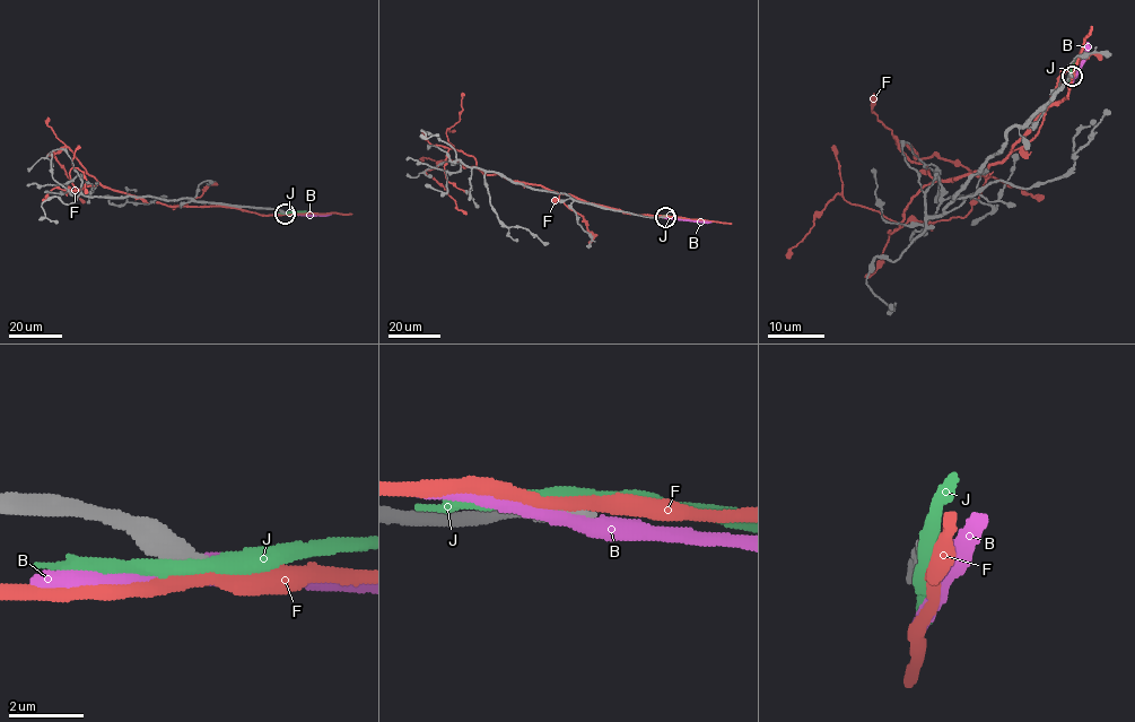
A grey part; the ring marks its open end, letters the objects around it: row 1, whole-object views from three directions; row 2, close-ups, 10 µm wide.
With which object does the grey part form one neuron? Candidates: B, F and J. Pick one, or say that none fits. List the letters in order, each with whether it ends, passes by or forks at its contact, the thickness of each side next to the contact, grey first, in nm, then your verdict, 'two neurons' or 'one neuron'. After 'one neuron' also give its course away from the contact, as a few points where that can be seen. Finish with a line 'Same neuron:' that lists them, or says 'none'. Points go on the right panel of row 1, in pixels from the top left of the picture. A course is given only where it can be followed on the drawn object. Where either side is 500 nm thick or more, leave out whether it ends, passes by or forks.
B: it passes by; 480 nm thick on the grey side, 440 nm on the other; two neurons
F: it passes by; 440 nm thick on the grey side, 360 nm on the other; two neurons
J: 500 nm thick on the grey side, 400 nm on the other; two neurons
Same neuron: none

